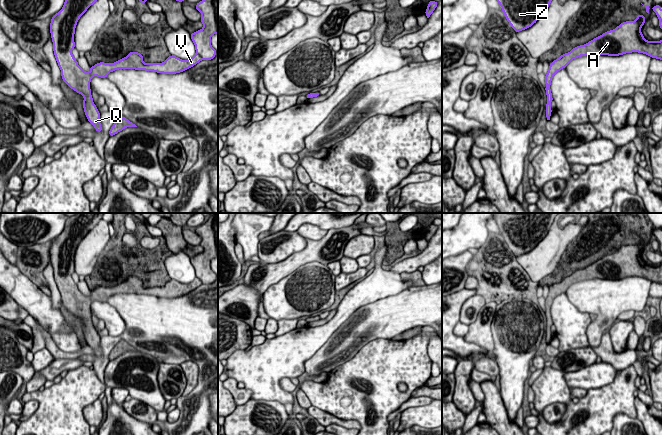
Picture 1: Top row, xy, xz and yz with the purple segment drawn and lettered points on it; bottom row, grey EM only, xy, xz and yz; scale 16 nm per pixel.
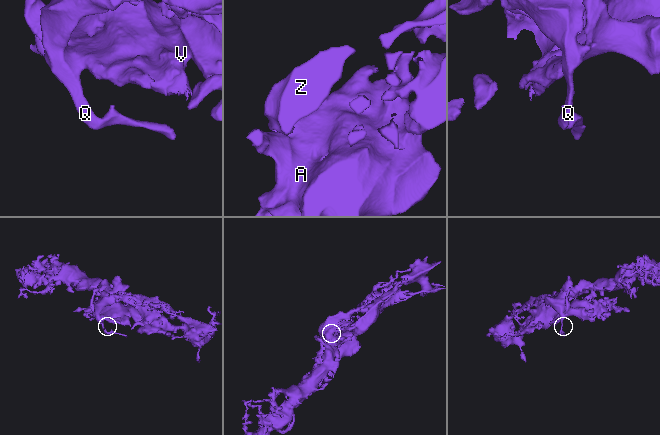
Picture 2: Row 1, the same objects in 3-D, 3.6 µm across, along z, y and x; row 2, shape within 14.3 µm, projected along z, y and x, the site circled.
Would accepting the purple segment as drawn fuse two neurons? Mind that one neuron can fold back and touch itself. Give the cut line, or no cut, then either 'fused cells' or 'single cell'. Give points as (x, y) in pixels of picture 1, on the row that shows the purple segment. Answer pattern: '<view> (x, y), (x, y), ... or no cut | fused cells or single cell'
no cut | single cell

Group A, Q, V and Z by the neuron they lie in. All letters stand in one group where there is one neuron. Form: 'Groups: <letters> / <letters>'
Groups: A Q V Z

